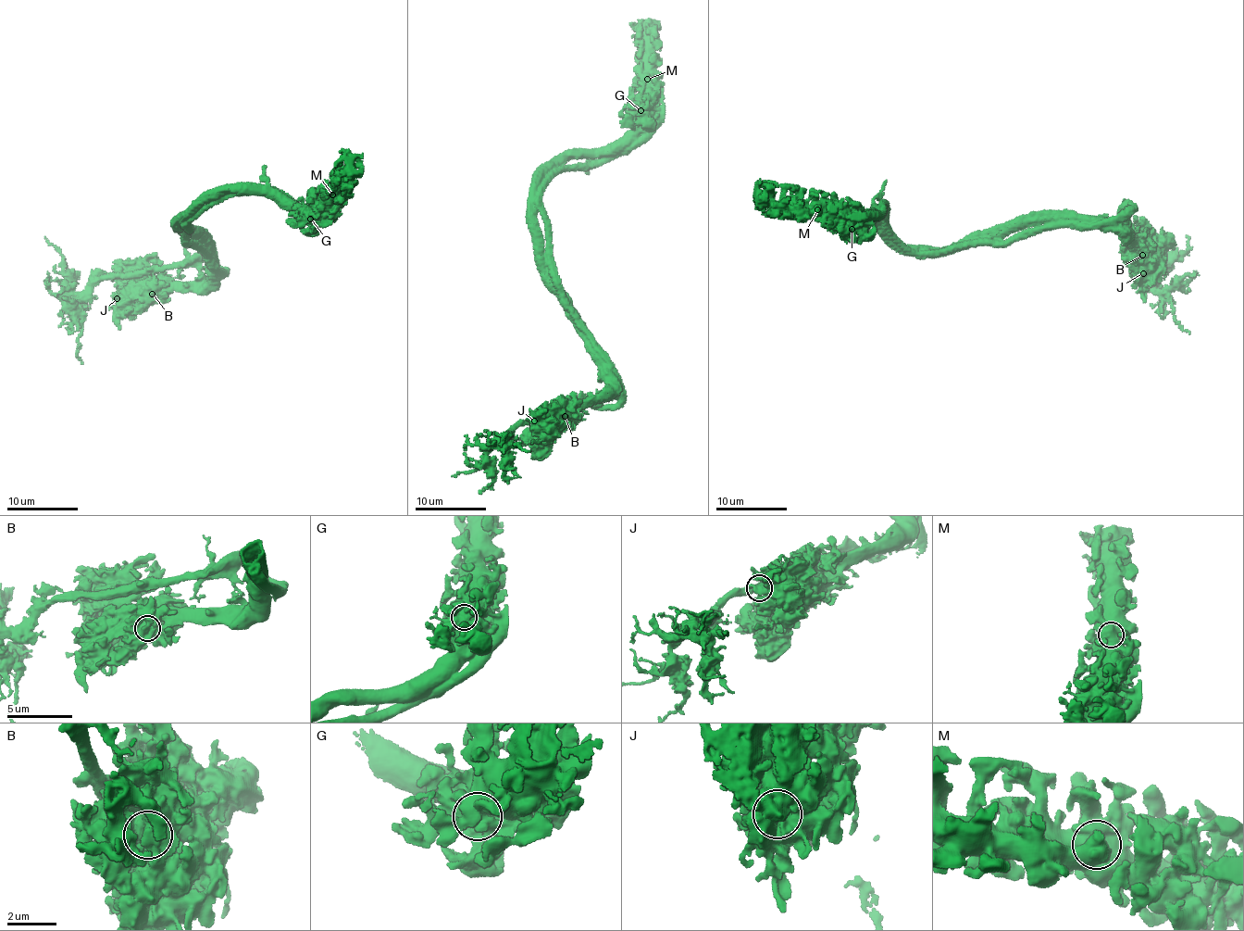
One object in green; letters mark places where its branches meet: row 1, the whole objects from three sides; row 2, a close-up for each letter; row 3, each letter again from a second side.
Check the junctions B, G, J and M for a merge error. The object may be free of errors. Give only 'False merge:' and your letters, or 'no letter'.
False merge: G

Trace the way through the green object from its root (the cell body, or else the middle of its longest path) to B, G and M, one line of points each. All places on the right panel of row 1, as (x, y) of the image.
B: (996, 241), (1013, 241), (1043, 231), (1093, 225), (1123, 232), (1125, 238), (1139, 246), (1142, 255)
G: (996, 241), (926, 253), (905, 251), (888, 223), (888, 208), (882, 205), (852, 229)
M: (996, 241), (926, 253), (905, 251), (888, 223), (888, 208), (882, 205), (864, 219), (829, 215), (817, 209)

